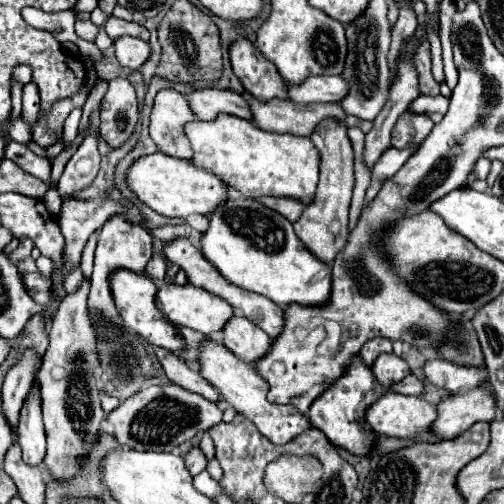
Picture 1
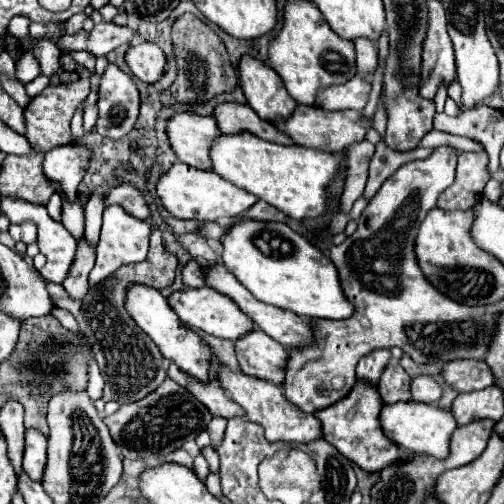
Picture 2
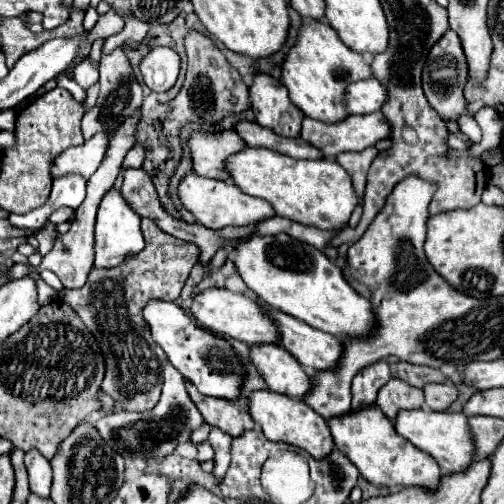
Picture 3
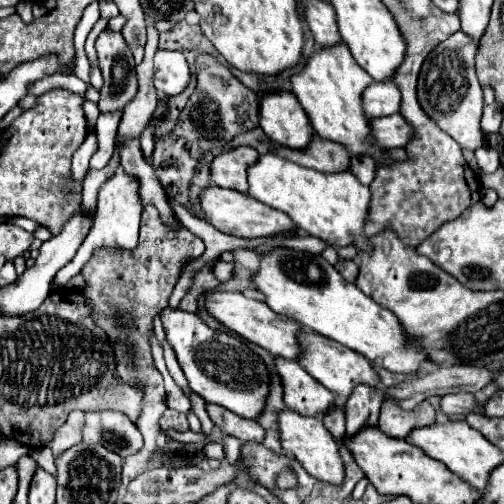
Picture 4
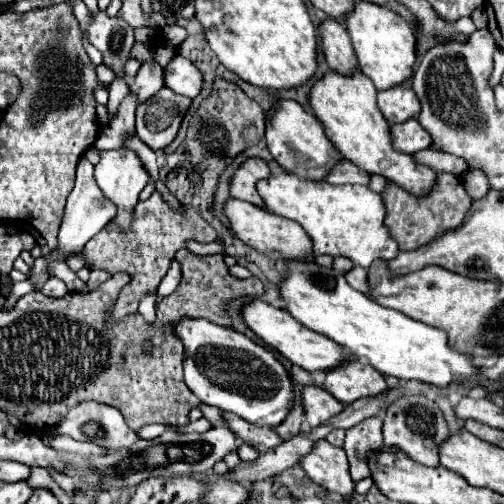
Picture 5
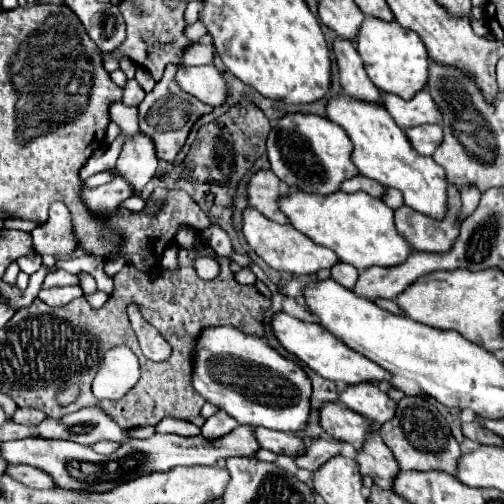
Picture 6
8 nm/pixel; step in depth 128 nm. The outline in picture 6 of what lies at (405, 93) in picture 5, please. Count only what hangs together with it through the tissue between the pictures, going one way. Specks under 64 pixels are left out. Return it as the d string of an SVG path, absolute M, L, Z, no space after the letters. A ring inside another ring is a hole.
M420 90L416 96L412 96L412 100L400 100L398 96L388 96L386 92L382 94L382 104L400 128L440 122L440 112L426 90Z

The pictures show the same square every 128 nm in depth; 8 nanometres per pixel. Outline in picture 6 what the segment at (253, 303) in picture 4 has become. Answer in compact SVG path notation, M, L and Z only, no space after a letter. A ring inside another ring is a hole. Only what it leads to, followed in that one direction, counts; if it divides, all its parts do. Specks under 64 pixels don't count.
M276 312L272 316L270 326L272 326L272 332L274 332L276 340L290 354L294 354L298 360L302 360L308 368L312 368L322 378L328 378L328 380L332 380L336 384L358 384L358 382L366 382L366 380L380 382L380 380L390 380L392 378L384 368L380 368L372 360L368 360L362 354L358 354L358 352L350 350L348 346L344 346L330 332L326 332L320 324L302 322L298 318L294 318L294 316L288 316L286 312Z

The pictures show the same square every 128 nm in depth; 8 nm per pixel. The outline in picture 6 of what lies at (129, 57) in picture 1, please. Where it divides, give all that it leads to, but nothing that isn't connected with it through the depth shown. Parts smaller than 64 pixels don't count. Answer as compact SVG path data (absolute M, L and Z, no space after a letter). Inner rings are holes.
M208 64L208 66L178 66L176 82L184 92L196 96L208 106L218 106L226 98L226 84L220 76L220 72Z

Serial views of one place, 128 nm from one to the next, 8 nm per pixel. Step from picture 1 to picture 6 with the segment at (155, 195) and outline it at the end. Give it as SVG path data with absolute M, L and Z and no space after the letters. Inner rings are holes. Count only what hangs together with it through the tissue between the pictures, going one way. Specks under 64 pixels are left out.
M246 208L242 214L242 234L244 234L248 246L268 266L272 266L276 270L286 270L290 274L314 274L320 268L332 268L338 262L338 256L332 250L328 250L324 246L316 246L316 242L308 240L308 236L304 236L302 232L296 232L290 224L282 226L278 222L272 222L254 208Z

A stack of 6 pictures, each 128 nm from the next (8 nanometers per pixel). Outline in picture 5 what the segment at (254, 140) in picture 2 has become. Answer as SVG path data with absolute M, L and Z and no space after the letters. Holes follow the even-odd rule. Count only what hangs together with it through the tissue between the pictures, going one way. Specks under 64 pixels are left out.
M278 172L256 184L258 194L264 200L264 206L272 214L280 214L298 222L306 234L312 238L314 254L330 254L330 256L346 256L368 268L374 260L384 258L392 260L398 254L398 246L394 238L390 238L388 228L384 226L384 204L380 194L372 192L368 186L360 184L342 184L334 186L328 182L312 182L300 180L296 174Z

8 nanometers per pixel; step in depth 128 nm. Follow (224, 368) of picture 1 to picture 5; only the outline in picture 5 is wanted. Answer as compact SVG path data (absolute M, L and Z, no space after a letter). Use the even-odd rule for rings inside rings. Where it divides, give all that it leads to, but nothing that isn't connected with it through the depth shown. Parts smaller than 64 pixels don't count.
M318 440L312 450L300 458L302 468L312 482L320 484L328 492L350 498L354 492L354 482L348 472L346 452L328 444L328 440Z

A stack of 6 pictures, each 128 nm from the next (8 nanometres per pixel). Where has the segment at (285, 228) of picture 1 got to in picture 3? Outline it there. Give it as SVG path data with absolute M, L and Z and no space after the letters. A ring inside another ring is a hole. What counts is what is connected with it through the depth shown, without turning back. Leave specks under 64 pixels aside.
M252 234L236 244L236 270L246 286L268 306L290 314L318 330L336 336L368 336L374 328L372 306L366 298L352 292L342 270L318 248L294 240L288 234Z

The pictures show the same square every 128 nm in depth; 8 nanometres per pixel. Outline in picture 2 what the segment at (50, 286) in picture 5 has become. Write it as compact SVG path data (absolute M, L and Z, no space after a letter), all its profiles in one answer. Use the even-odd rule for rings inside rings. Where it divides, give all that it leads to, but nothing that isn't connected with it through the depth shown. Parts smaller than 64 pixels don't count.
M108 206L104 210L104 224L100 232L100 242L96 248L96 266L90 272L90 284L100 284L106 280L106 276L112 276L118 268L126 264L136 264L144 262L148 254L148 240L150 240L152 228L134 216L130 216L124 208L120 206Z

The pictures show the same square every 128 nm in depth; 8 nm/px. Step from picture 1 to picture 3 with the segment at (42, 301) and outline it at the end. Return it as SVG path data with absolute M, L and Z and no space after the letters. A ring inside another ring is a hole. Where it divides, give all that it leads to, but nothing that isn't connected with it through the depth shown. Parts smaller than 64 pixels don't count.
M142 218L142 228L146 228L146 248L140 254L126 258L114 268L92 268L84 288L64 288L58 292L58 298L74 308L104 352L106 374L102 380L102 390L110 394L118 406L128 406L128 410L136 412L156 406L166 364L164 350L152 340L150 328L142 318L142 306L152 298L176 300L190 268L200 256L198 246L166 234L148 218Z

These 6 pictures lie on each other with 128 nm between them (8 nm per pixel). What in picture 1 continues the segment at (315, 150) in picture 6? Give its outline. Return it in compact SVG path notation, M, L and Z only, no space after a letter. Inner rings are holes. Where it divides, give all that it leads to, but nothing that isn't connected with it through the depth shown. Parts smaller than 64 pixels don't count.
M240 38L230 44L230 62L242 86L258 100L282 98L286 100L286 82L276 72L276 66L262 56L262 52L248 40Z

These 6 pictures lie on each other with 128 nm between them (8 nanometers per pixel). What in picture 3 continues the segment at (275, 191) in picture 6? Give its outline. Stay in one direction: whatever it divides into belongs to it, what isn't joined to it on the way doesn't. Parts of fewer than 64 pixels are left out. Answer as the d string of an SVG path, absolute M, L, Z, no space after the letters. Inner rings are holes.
M192 130L188 138L188 148L192 154L192 168L196 174L216 180L228 180L224 160L244 148L244 140L234 130L204 132Z

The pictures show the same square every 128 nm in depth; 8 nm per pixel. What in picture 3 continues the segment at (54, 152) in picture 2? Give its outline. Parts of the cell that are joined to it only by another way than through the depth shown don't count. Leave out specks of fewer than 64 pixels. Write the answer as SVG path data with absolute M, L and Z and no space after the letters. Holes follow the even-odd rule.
M106 132L92 136L84 146L66 148L52 162L52 168L50 168L52 178L64 176L64 172L76 172L84 178L90 178L96 172L96 168L100 166L100 162L104 160L106 148L108 148L108 134Z

